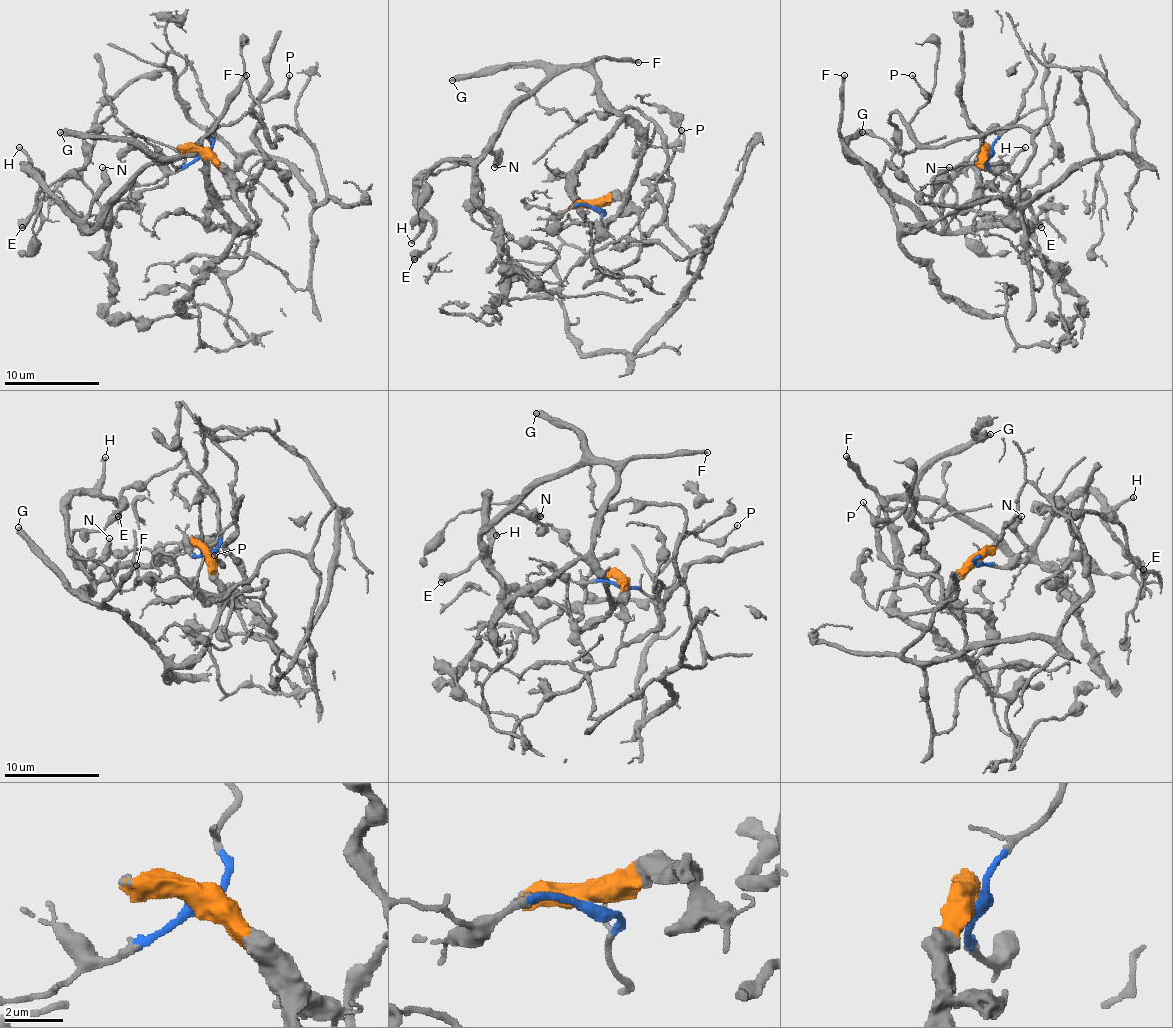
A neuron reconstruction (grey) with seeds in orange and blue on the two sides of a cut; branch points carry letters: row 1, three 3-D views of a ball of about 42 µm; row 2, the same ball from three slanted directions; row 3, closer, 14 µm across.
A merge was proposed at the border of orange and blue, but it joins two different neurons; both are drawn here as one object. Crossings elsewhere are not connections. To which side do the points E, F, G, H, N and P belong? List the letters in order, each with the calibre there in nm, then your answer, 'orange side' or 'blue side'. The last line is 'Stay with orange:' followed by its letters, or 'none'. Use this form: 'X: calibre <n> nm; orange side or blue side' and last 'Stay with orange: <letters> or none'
E: calibre 600 nm; orange side
F: calibre 280 nm; orange side
G: calibre 480 nm; orange side
H: calibre 260 nm; orange side
N: calibre 400 nm; orange side
P: calibre 120 nm; blue side
Stay with orange: E, F, G, H, N

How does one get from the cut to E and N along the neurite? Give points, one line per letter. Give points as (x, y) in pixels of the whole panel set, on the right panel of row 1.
E: (990, 154), (973, 196), (909, 230), (850, 156), (937, 232), (942, 192), (971, 165), (1009, 180), (1042, 227)
N: (990, 154), (973, 196), (909, 230), (850, 156), (937, 232), (942, 215), (933, 192), (949, 168)

